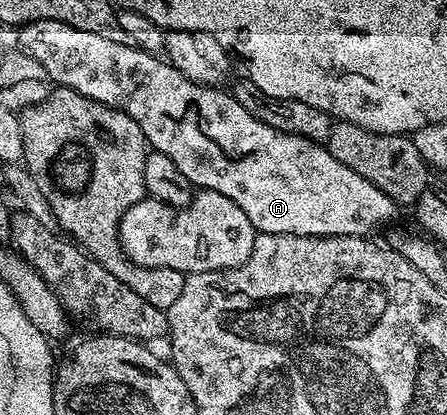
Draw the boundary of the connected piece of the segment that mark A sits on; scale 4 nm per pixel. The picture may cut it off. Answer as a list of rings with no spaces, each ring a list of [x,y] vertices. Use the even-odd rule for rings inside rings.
[[[60,21],[25,23],[17,34],[19,34],[19,47],[40,62],[55,85],[63,89],[77,91],[90,100],[100,102],[103,106],[112,106],[115,110],[121,110],[123,114],[130,116],[130,120],[134,120],[134,124],[138,124],[138,128],[142,128],[144,140],[153,151],[165,153],[171,160],[174,160],[174,164],[177,165],[179,171],[182,172],[183,176],[186,176],[186,180],[193,187],[205,187],[205,189],[214,192],[222,192],[224,196],[230,196],[230,200],[234,200],[234,204],[238,204],[238,208],[242,208],[242,212],[246,212],[246,216],[250,216],[250,224],[254,224],[254,228],[259,233],[293,234],[294,236],[346,236],[347,234],[368,236],[373,233],[371,230],[376,230],[379,226],[385,225],[384,227],[387,227],[389,225],[387,222],[398,213],[396,203],[392,202],[378,188],[374,188],[374,184],[370,184],[370,180],[362,180],[362,176],[358,176],[358,172],[350,172],[350,168],[338,164],[338,160],[334,160],[334,156],[330,156],[327,145],[312,142],[310,138],[288,135],[286,132],[270,128],[269,124],[264,124],[262,120],[255,119],[246,108],[242,108],[242,104],[227,89],[203,86],[194,80],[188,80],[186,76],[182,76],[182,72],[178,72],[178,68],[174,68],[171,62],[163,57],[148,54],[136,46],[114,43],[106,40],[106,36],[94,36],[94,32],[84,32],[81,29],[70,28],[69,25],[64,25]]]

